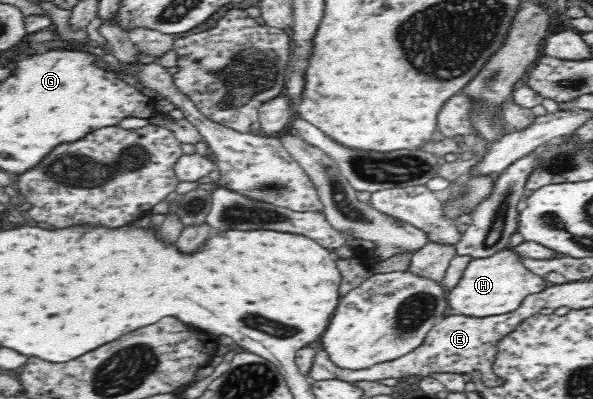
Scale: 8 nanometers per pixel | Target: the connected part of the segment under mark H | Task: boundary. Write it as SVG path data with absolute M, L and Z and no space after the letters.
M507 248L488 257L471 259L457 284L447 290L450 312L471 318L503 315L517 310L529 294L541 292L548 286L546 280L526 268L519 257Z

